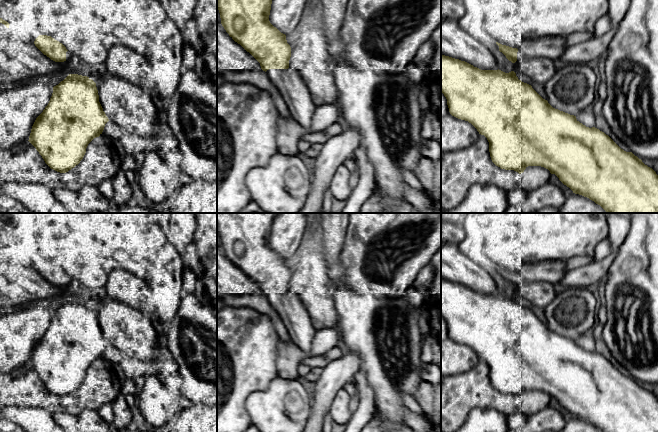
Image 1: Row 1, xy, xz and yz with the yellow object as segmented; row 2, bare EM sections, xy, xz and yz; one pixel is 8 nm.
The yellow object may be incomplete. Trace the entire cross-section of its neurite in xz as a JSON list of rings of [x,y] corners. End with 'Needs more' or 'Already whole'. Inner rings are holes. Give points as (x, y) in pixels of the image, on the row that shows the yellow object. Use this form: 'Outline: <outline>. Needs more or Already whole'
Outline: [[[217,0],[221,24],[229,36],[260,63],[286,102],[292,118],[309,132],[317,131],[313,127],[317,106],[300,74],[289,67],[291,47],[286,35],[269,21],[271,4],[272,0]]]. Needs more

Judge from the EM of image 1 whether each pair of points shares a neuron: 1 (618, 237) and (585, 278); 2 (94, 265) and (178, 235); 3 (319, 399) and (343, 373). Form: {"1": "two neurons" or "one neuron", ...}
{"1": "one neuron", "2": "two neurons", "3": "one neuron"}

